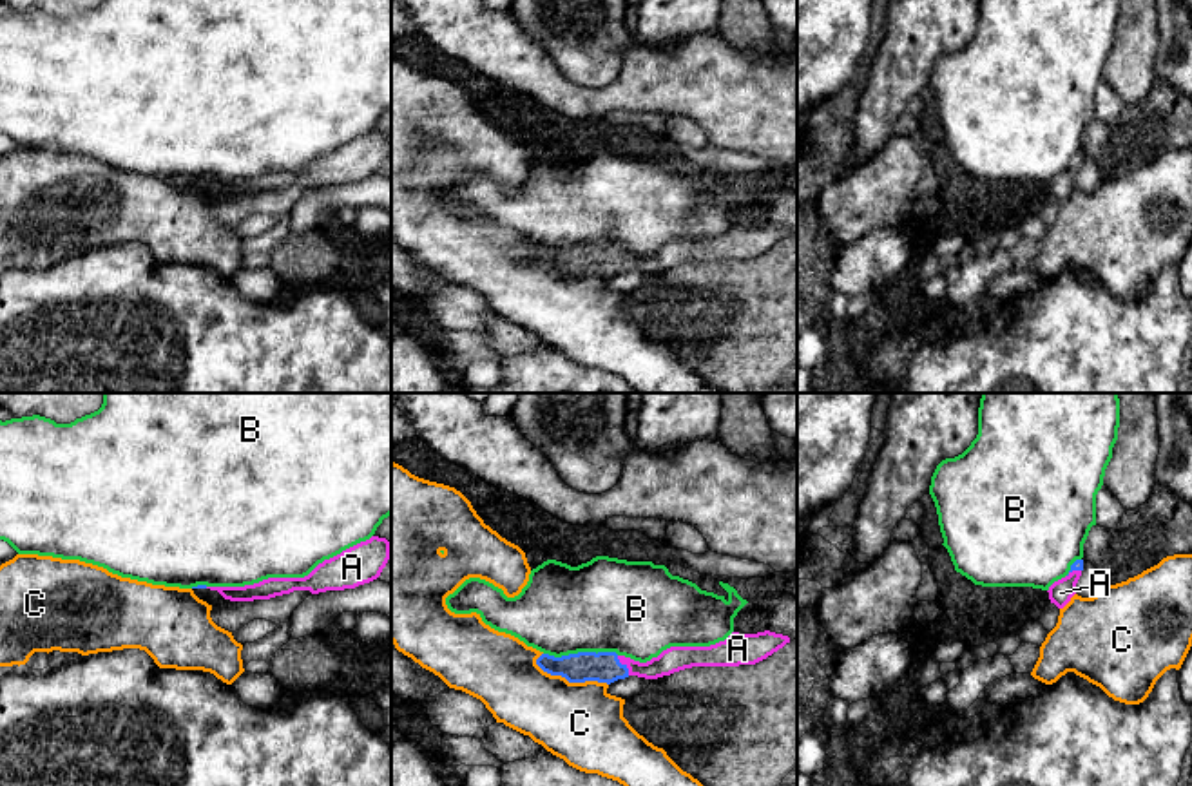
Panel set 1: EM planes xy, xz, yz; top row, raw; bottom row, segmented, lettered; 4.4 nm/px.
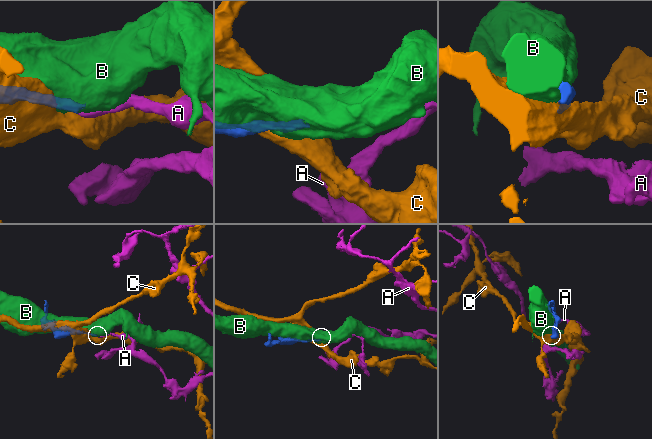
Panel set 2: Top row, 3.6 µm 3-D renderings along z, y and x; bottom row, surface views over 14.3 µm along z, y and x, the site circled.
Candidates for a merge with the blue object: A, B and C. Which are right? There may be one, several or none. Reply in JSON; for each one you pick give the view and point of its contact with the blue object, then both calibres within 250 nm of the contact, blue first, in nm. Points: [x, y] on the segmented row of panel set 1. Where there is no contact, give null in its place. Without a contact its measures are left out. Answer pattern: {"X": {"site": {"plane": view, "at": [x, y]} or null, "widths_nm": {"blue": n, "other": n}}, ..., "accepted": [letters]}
{"A": {"site": {"plane": "xz", "at": [624, 665]}, "widths_nm": {"blue": 140, "other": 110}}, "accepted": ["A"]}

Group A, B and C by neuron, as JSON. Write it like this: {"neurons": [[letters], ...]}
{"neurons": [["A"], ["B"], ["C"]]}

